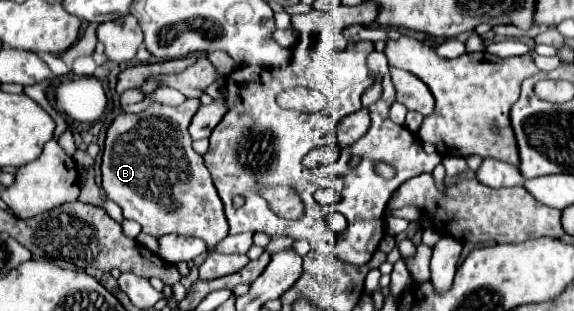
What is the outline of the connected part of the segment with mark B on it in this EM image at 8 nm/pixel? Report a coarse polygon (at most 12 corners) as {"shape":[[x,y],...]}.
{"shape":[[198,99],[106,129],[102,189],[154,237],[228,235]]}

